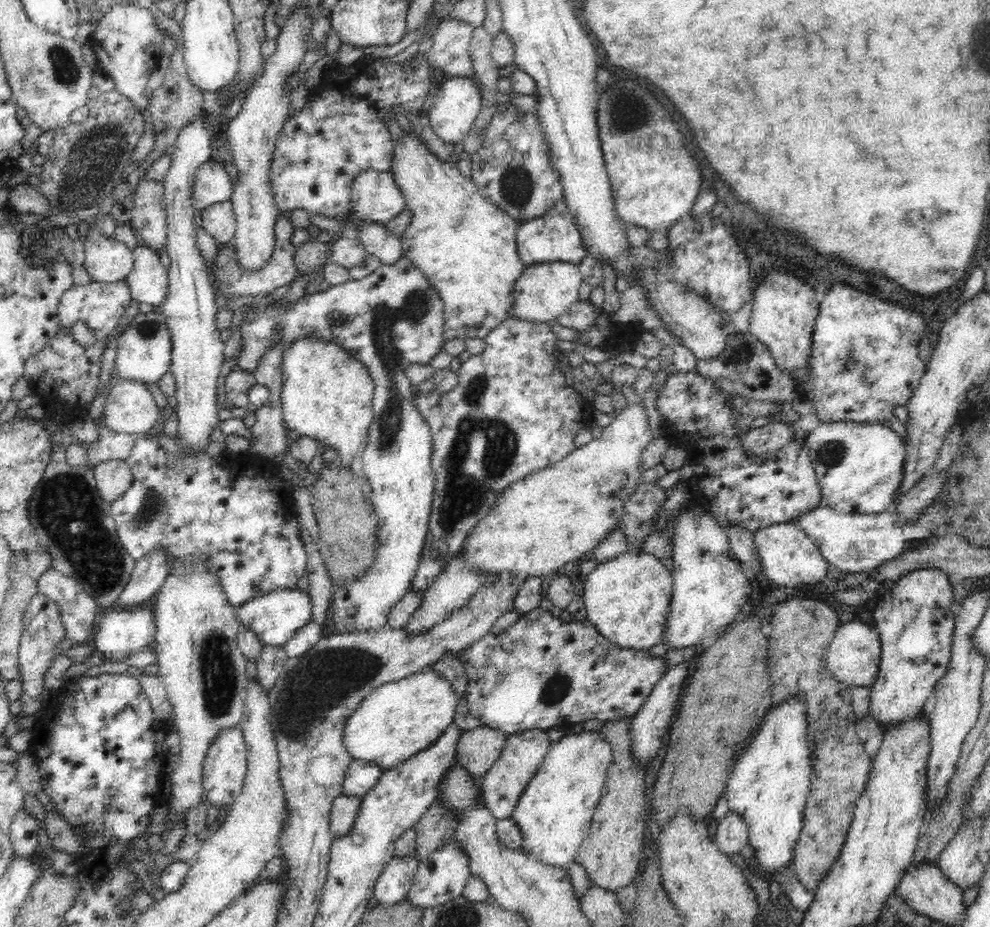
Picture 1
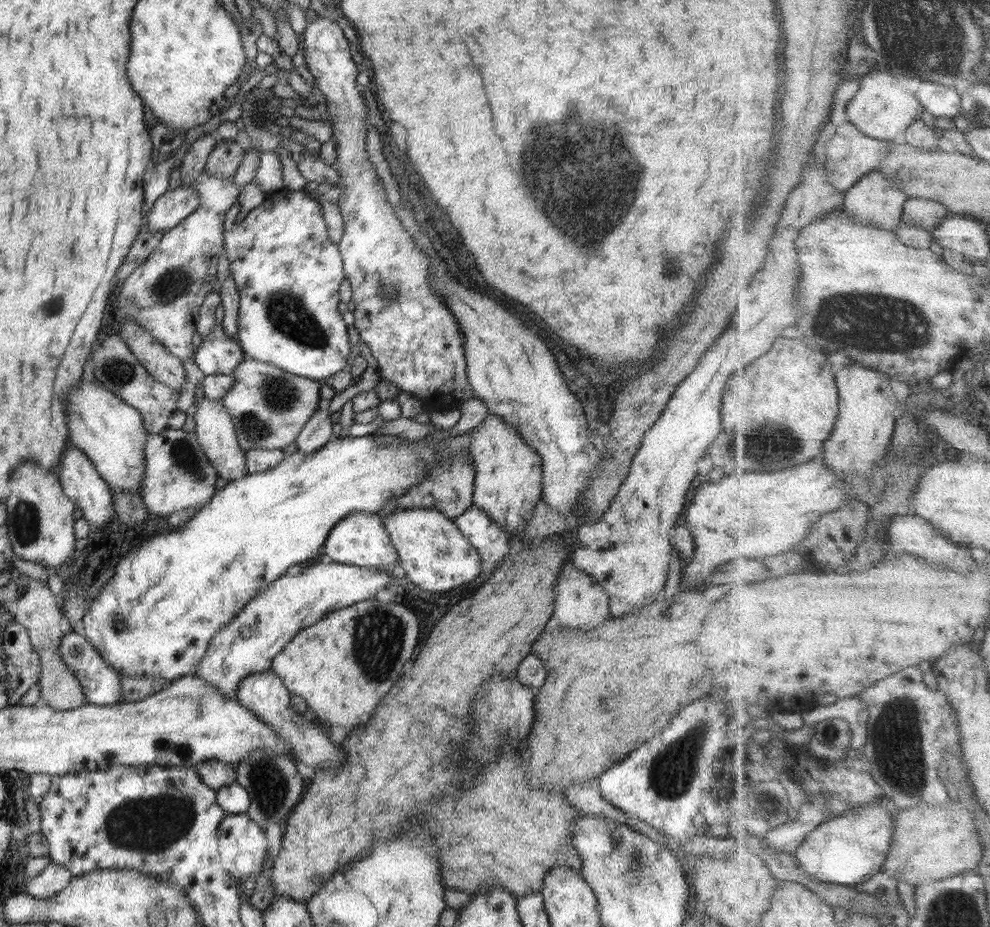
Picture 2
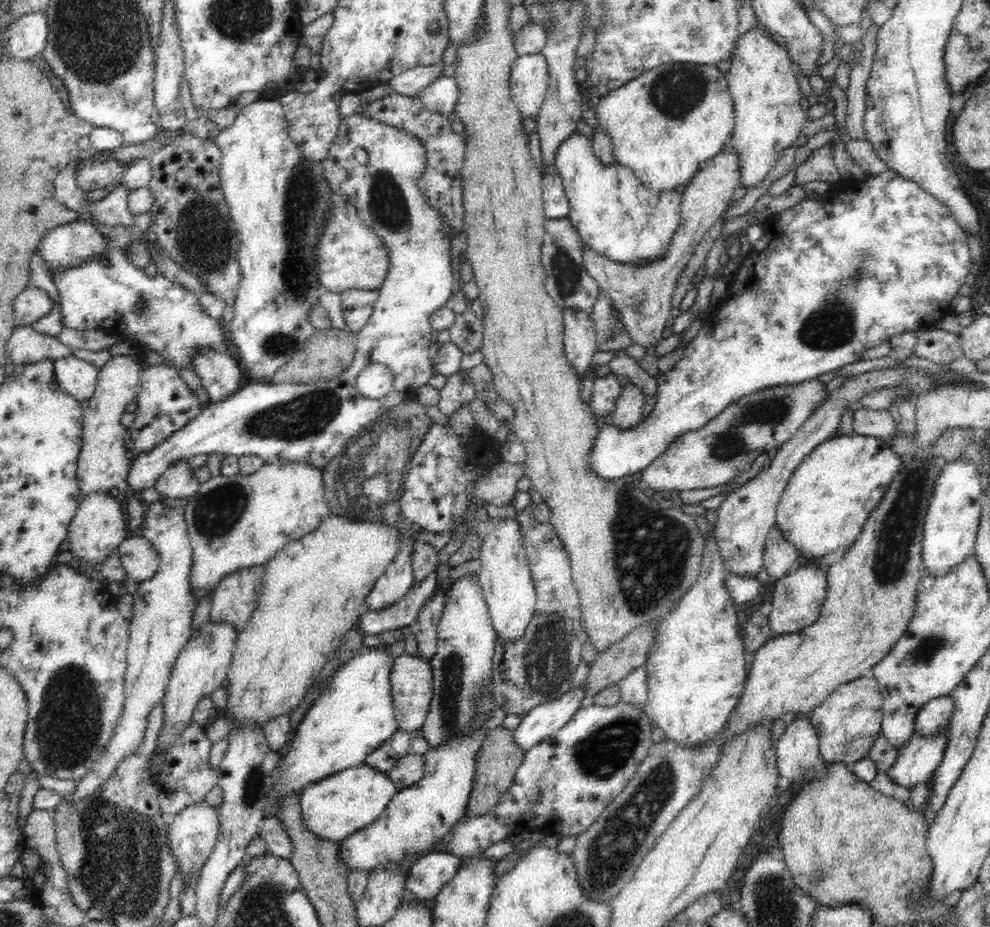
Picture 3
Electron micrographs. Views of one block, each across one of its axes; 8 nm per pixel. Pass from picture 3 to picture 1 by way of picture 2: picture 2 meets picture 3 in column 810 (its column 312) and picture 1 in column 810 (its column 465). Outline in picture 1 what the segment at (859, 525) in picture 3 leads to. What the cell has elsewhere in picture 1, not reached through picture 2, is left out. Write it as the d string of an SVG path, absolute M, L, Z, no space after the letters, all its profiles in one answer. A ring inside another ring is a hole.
M820 423L809 432L805 442L810 449L812 464L821 486L822 507L832 508L839 513L854 515L875 515L890 510L894 504L893 496L900 486L905 461L905 439L898 436L884 423Z

